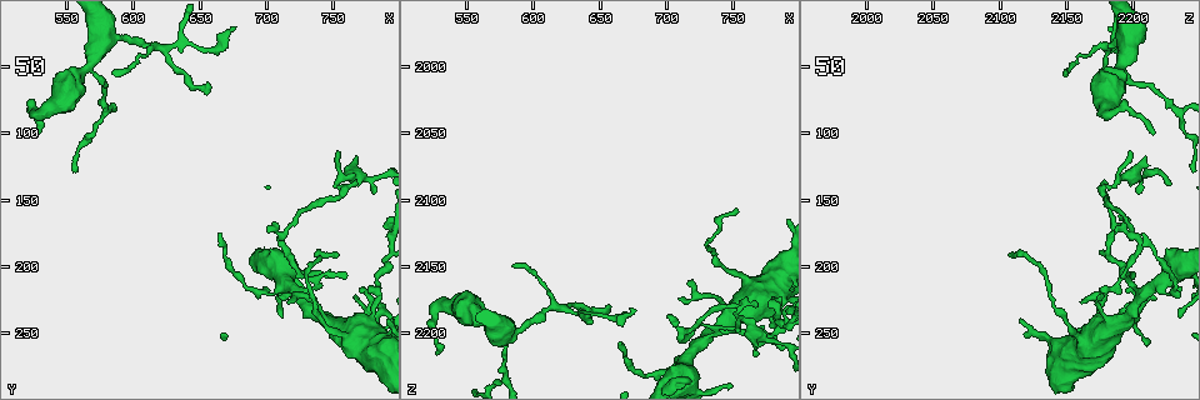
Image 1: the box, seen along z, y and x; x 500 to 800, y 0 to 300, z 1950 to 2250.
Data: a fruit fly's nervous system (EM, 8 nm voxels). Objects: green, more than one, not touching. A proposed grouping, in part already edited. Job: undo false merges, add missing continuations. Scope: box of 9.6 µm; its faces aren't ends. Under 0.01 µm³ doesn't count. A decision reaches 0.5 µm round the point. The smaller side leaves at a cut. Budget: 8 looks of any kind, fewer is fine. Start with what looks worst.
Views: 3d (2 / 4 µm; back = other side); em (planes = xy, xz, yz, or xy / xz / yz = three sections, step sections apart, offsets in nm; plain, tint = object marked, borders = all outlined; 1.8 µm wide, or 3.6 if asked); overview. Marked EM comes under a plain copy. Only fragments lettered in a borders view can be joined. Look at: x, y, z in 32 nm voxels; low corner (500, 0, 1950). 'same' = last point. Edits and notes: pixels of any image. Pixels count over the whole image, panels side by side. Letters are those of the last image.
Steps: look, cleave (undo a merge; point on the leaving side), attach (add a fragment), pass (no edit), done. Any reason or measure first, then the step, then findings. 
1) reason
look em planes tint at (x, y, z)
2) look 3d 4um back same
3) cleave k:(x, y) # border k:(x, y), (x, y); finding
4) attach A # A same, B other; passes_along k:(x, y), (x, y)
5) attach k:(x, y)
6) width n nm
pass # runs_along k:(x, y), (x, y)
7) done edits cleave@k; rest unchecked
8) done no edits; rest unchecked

calibre changes
look 3d 2um back at (576, 34, 2196)

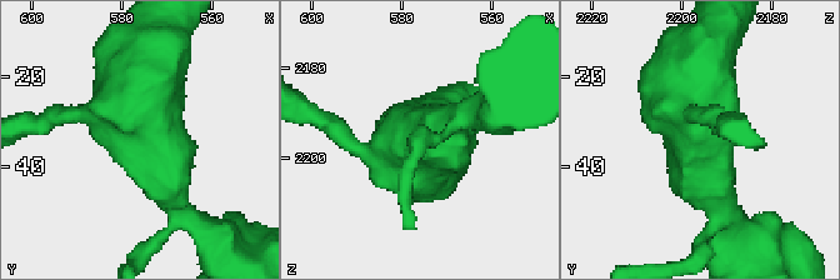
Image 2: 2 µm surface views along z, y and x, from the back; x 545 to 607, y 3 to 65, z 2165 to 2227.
look em xz step 8 tint at (577, 33, 2195)

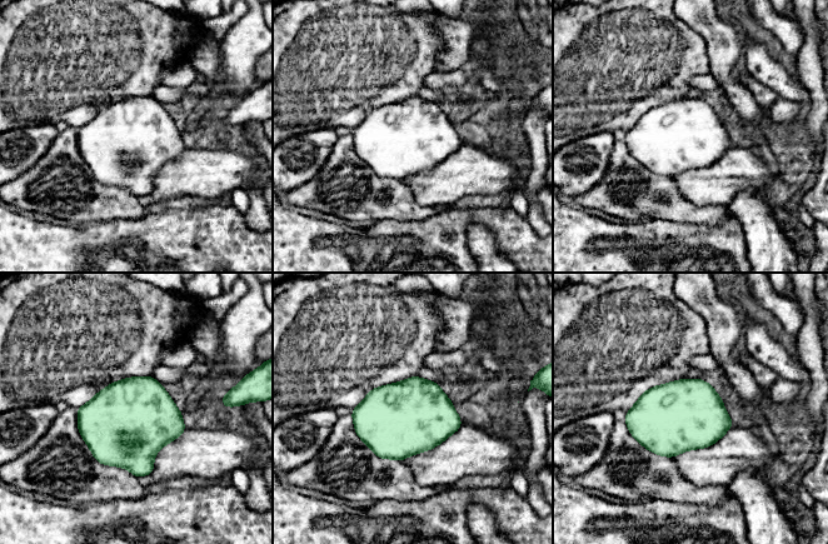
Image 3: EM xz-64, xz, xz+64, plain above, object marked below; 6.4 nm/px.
look em planes borders same

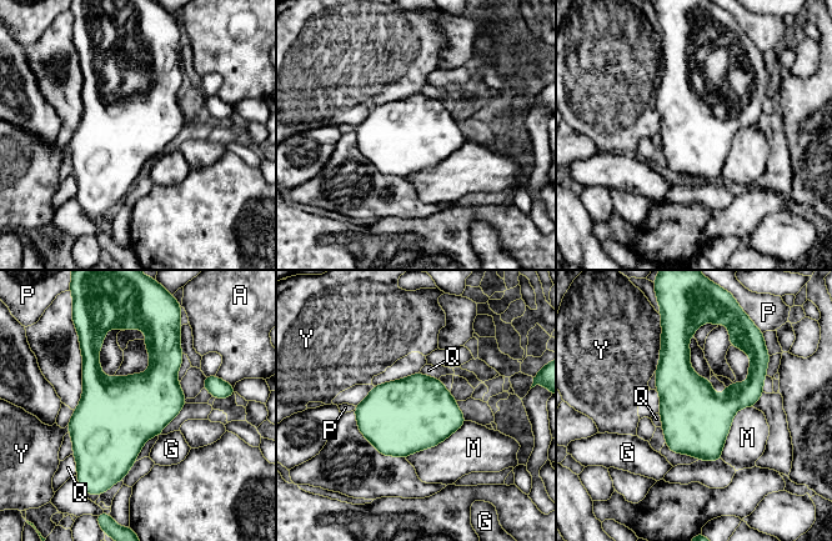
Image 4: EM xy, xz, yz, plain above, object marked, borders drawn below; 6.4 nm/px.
width 440 nm
pass # A other, G other, M other, P other, Q other, Y other; border 4:(419, 372), (439, 379); continuous, no second neuron

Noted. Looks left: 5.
thin neck
look 3d 2um at (712, 206, 2228)

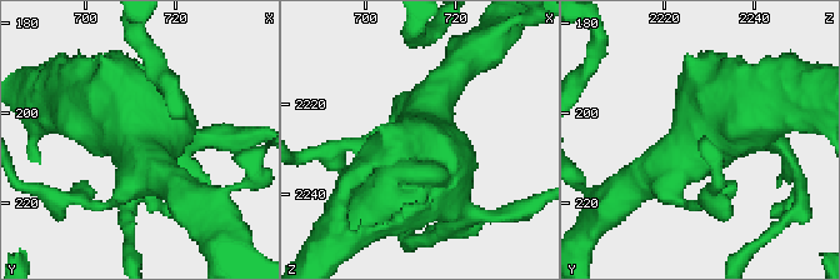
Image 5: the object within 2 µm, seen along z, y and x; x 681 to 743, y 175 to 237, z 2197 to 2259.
shape alone is not enough
look em planes tint at (713, 206, 2229)

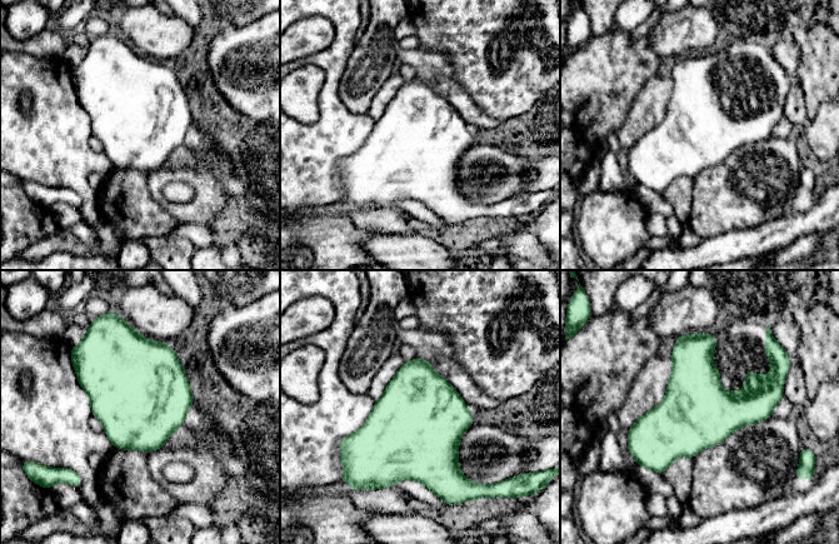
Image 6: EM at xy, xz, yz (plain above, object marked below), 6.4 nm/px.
what lies round it
look em planes borders same

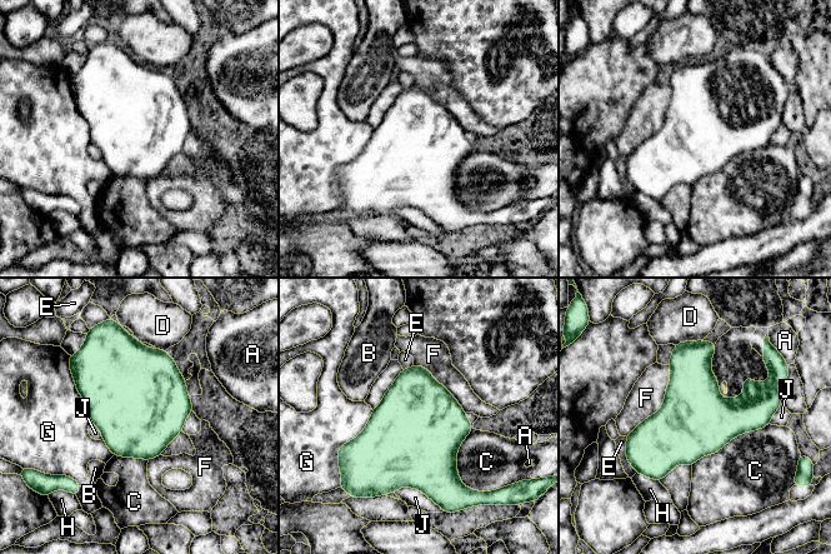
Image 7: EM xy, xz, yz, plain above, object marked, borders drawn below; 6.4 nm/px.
pass # A other, B other, C other, D other, E other, F other, G other, H other, J other; border 7:(770, 424), (737, 434), (691, 465); continuous, no second neuron

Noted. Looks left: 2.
thin end
look em planes borders at (530, 100, 2214)

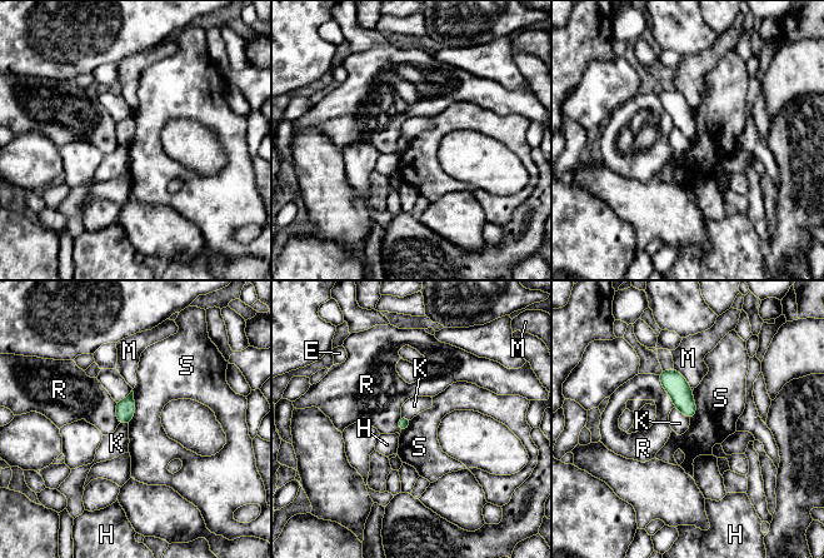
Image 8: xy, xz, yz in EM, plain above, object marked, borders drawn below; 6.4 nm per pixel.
pass # E other, H other, K other, M other, R other, S other; border 8:(133, 390), (134, 415), (128, 423); no lettered fragment goes on from it

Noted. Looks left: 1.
done no edits; rest unchecked

